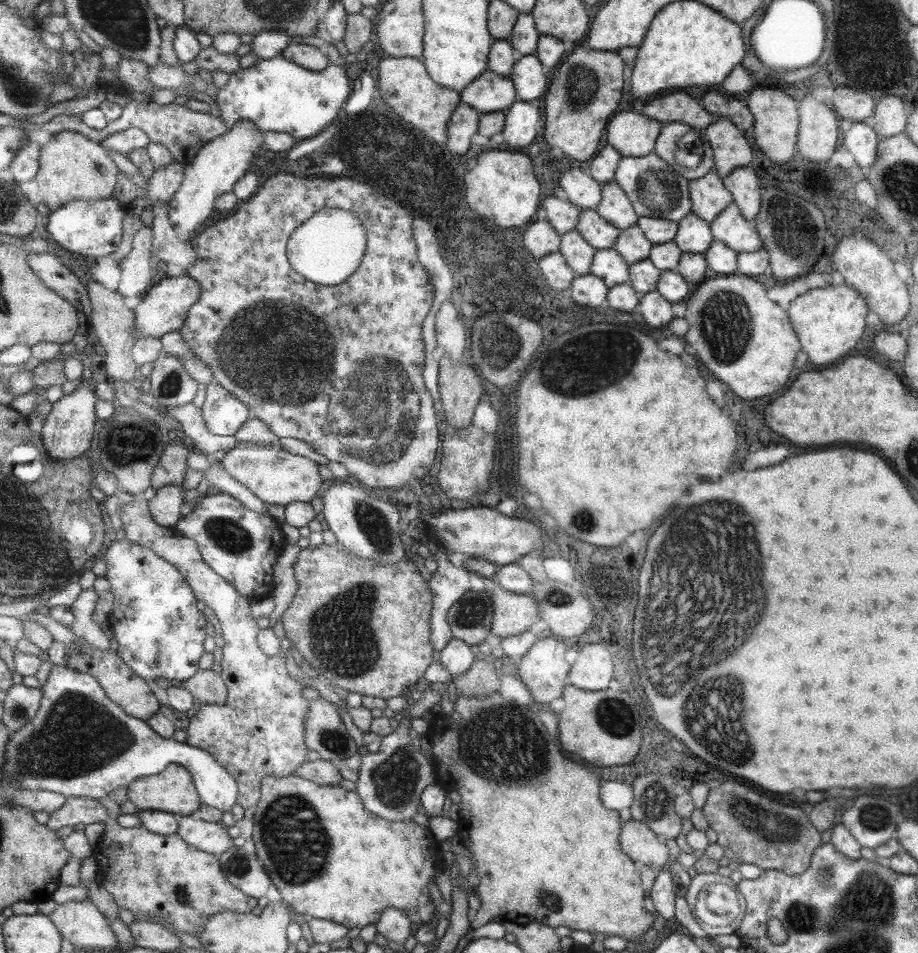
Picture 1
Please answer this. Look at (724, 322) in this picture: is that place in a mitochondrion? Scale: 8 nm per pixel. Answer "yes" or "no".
yes

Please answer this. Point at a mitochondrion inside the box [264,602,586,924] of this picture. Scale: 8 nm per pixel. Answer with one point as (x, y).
(492, 737)

